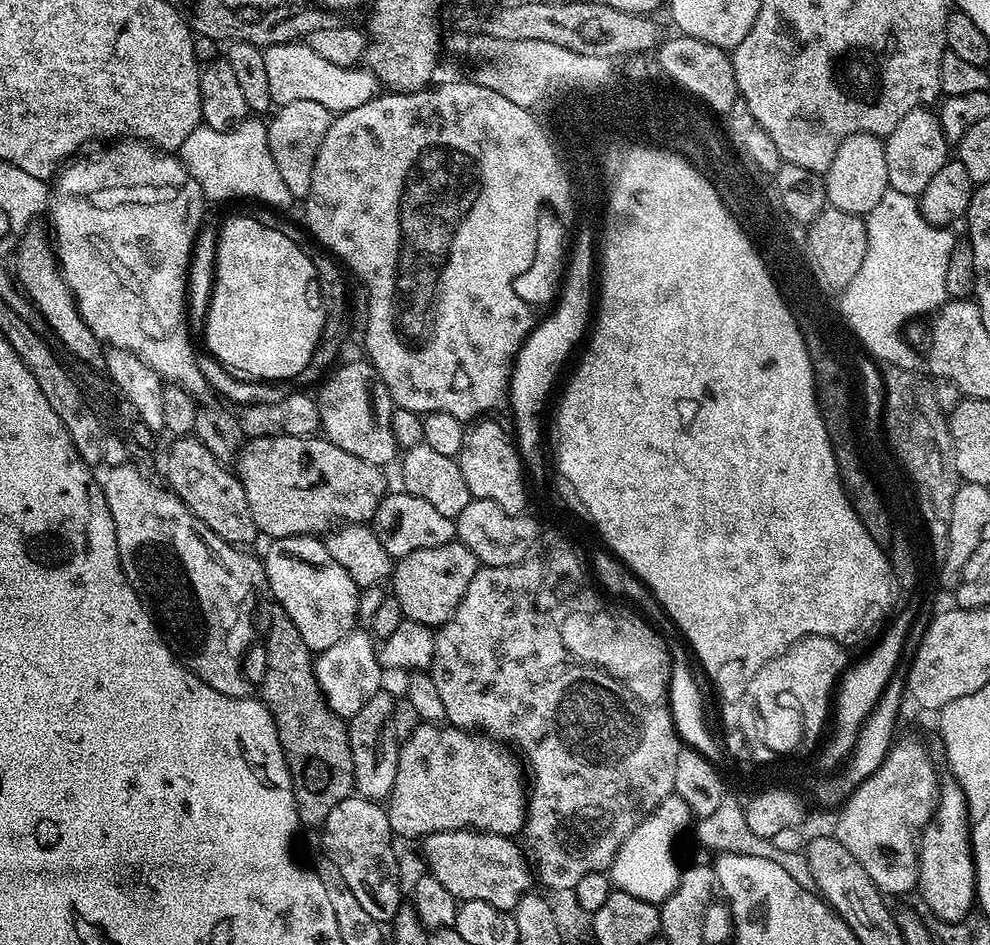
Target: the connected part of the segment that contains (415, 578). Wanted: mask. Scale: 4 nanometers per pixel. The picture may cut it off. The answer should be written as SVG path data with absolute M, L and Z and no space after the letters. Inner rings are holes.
M459 542L414 550L414 554L406 554L401 560L395 561L390 577L390 592L401 607L403 619L439 626L454 614L458 602L462 602L466 594L466 586L470 586L470 580L480 567L480 559Z

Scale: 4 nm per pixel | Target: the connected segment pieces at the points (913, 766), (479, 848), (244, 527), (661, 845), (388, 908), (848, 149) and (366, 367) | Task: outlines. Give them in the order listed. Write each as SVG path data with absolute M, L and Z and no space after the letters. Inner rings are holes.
M916 736L901 738L899 737L890 747L881 766L848 795L837 811L838 818L832 829L836 840L858 859L866 874L870 876L870 880L886 896L904 894L917 887L919 883L918 843L939 801L940 781L938 782L936 766L927 746Z
M455 828L445 832L430 832L423 837L422 844L427 875L438 878L438 882L442 882L442 886L446 886L446 890L450 890L457 901L490 902L490 906L512 910L533 887L533 869L515 839L493 832Z
M195 435L181 436L171 442L164 460L167 487L218 538L227 544L252 546L248 544L258 539L258 533L239 475L227 463L219 461Z
M675 794L667 796L616 851L610 869L611 883L621 892L634 894L634 898L649 900L655 905L663 902L671 892L676 891L676 882L682 871L681 865L676 865L672 843L679 838L680 831L688 823L691 825L693 820L693 812L682 797Z
M353 794L347 796L324 819L324 852L331 867L346 882L358 903L379 922L392 922L402 907L400 901L400 868L396 865L396 852L392 849L394 833L388 813L377 801Z
M865 132L850 134L850 138L846 138L842 146L838 146L838 154L834 154L834 162L830 162L822 183L824 195L831 207L846 214L867 217L868 212L878 206L882 194L886 194L889 189L884 140Z
M371 363L340 364L319 388L320 396L317 395L315 401L326 439L334 442L334 446L342 446L346 454L362 458L362 462L388 466L392 459L392 463L397 459L398 449L392 425L392 395Z

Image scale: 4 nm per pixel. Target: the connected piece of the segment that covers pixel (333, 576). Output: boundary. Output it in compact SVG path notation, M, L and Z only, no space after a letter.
M287 536L269 545L268 553L262 556L266 588L272 591L271 599L290 614L302 642L319 654L350 634L362 612L362 589L330 558L327 543L316 536Z

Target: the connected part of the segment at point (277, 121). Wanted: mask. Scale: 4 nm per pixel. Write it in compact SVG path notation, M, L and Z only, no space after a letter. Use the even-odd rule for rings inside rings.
M290 102L279 105L271 113L270 119L266 124L268 145L270 158L274 158L274 166L278 166L278 175L282 182L286 182L294 198L308 196L310 178L314 178L314 162L318 158L322 138L326 138L326 130L330 130L334 114L318 102Z

